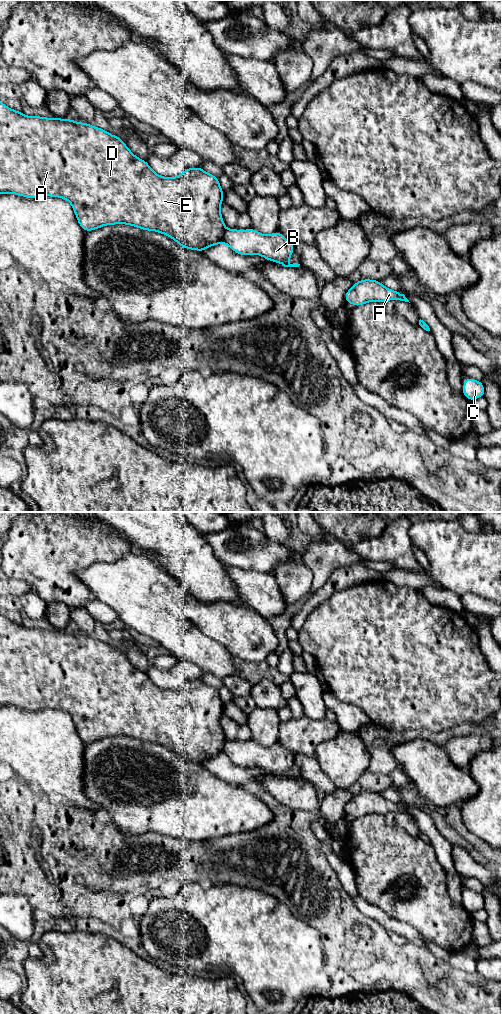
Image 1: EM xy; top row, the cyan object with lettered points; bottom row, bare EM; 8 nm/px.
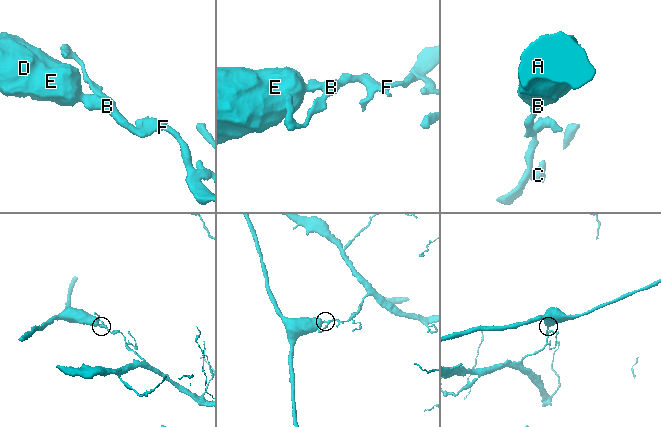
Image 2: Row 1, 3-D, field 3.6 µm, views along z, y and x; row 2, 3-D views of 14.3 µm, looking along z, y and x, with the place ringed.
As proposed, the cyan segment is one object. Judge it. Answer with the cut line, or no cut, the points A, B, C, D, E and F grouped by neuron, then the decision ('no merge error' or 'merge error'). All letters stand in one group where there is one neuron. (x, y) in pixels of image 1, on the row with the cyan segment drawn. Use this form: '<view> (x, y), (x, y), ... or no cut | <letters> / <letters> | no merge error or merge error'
xy (225, 228), (222, 242) | A D E / B C F | merge error

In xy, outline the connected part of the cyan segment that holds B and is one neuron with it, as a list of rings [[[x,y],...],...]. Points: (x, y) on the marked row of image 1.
[[[252,227],[247,230],[225,229],[223,243],[240,255],[257,254],[284,267],[300,266],[298,263],[288,262],[294,253],[294,244],[278,231],[265,235]]]

